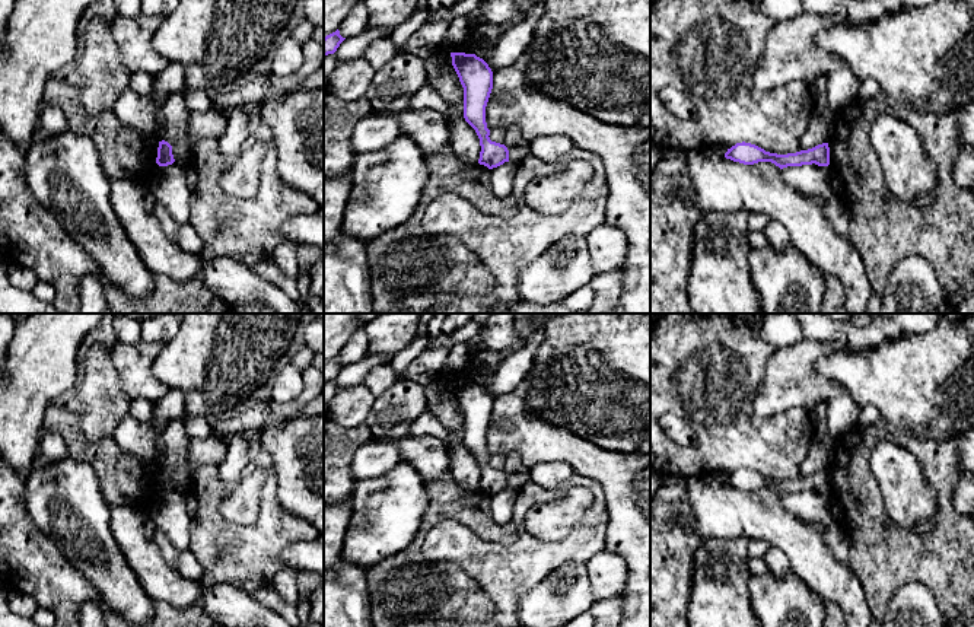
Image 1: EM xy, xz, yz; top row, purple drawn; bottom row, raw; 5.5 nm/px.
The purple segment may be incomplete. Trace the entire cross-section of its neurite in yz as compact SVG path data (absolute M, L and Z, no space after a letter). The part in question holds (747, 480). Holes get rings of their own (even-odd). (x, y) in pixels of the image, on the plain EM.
M742 468L728 475L725 484L744 491L771 488L780 496L787 493L802 493L802 491L812 491L812 490L818 493L828 493L830 474L828 470L822 470L808 477L800 477L787 481L777 481L777 480L765 478L764 475L755 471Z

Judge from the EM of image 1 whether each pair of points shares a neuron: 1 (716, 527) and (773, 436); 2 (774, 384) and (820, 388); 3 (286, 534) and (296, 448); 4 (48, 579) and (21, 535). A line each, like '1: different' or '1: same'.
1: different
2: same
3: different
4: same

